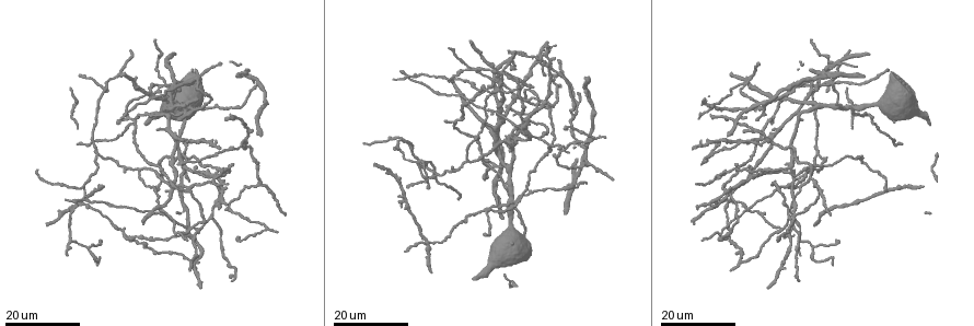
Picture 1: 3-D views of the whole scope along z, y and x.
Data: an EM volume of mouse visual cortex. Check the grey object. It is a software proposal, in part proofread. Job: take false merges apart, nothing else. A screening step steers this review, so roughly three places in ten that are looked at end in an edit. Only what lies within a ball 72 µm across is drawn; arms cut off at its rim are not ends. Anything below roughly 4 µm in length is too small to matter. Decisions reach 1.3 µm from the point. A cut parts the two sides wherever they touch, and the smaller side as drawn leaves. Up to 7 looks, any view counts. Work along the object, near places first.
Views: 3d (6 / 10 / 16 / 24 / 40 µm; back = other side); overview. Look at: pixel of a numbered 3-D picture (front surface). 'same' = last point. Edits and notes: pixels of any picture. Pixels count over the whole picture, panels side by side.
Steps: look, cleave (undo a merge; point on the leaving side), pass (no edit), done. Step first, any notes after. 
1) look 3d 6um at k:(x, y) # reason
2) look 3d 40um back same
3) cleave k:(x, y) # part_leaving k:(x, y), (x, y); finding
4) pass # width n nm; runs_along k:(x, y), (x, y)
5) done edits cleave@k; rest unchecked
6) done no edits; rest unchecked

look 3d 24um at 1:(107, 80)

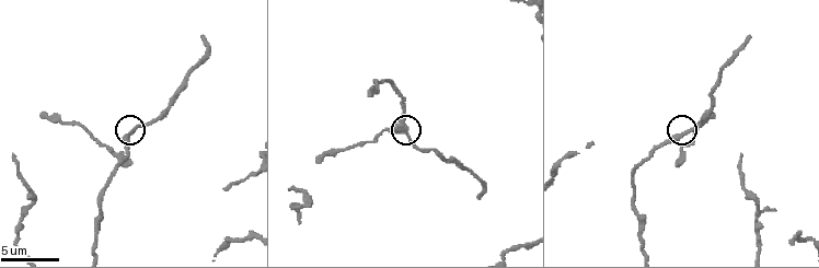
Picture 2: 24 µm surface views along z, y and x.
look 3d 6um at 2:(678, 138) # closer look

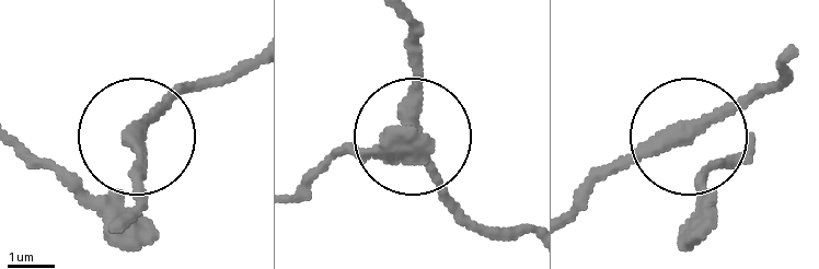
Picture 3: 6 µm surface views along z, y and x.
pass # arms 3; all the same cell

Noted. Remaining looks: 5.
look 3d 16um at 1:(754, 111) # branch point

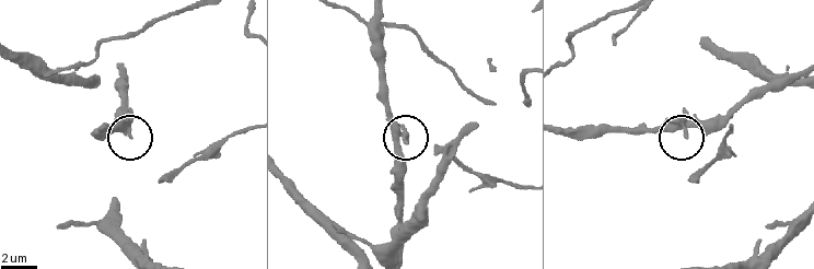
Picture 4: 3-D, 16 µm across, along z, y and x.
look 3d 10um at 4:(404, 139)

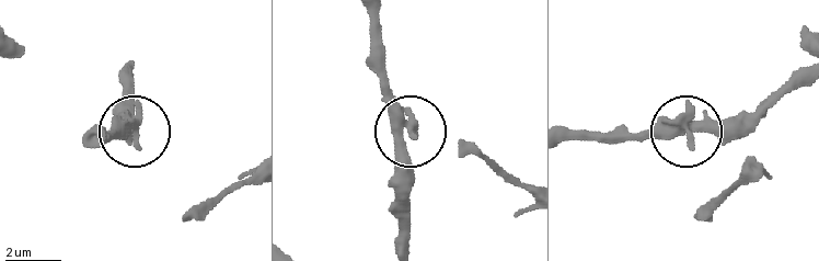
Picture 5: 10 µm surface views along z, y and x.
pass # width 310 nm; runs_along 5:(805, 67), (741, 114), (678, 133), (624, 133); one cell here

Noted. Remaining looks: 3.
look 3d 24um at 1:(740, 255) # calibre changes

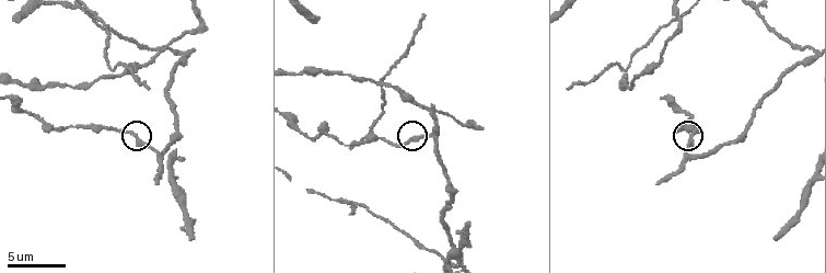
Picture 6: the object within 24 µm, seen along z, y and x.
look 3d 10um at 6:(132, 131) # zoom in

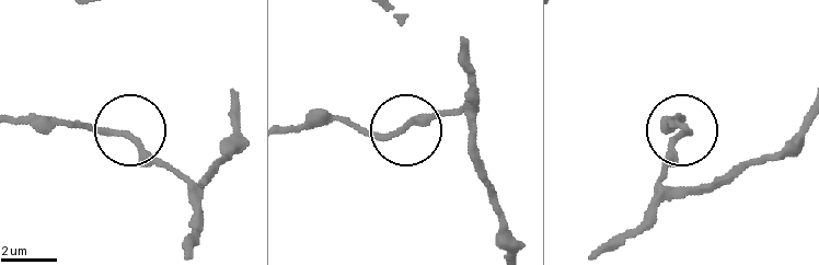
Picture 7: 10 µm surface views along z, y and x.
pass # continuous, no second cell

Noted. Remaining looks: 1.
done no edits; rest unchecked

